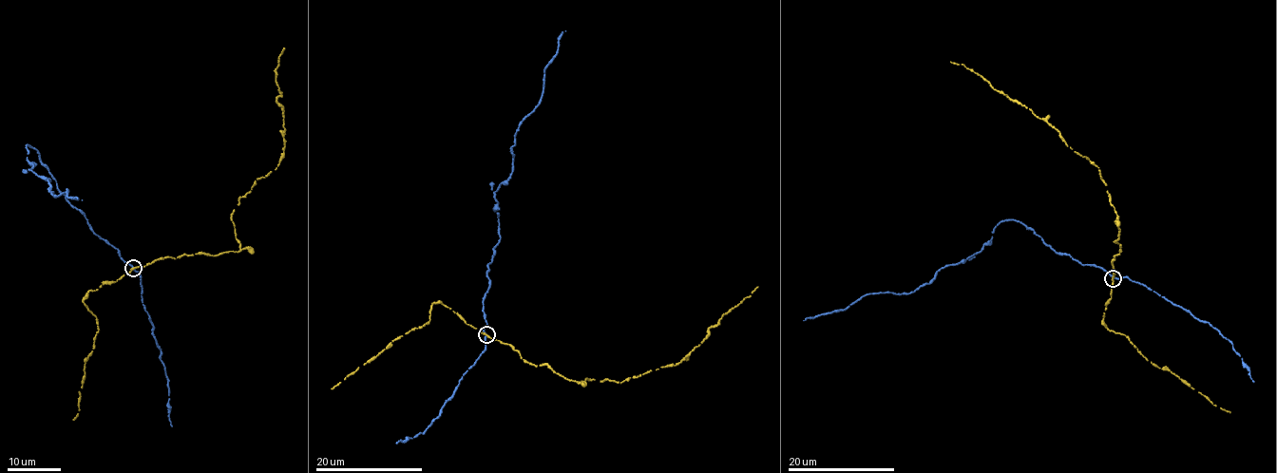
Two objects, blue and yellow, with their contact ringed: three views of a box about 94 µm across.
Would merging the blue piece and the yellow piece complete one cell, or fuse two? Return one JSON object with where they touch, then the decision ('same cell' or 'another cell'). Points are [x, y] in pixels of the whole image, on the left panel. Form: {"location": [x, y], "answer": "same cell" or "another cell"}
{"location": [133, 268], "answer": "another cell"}

